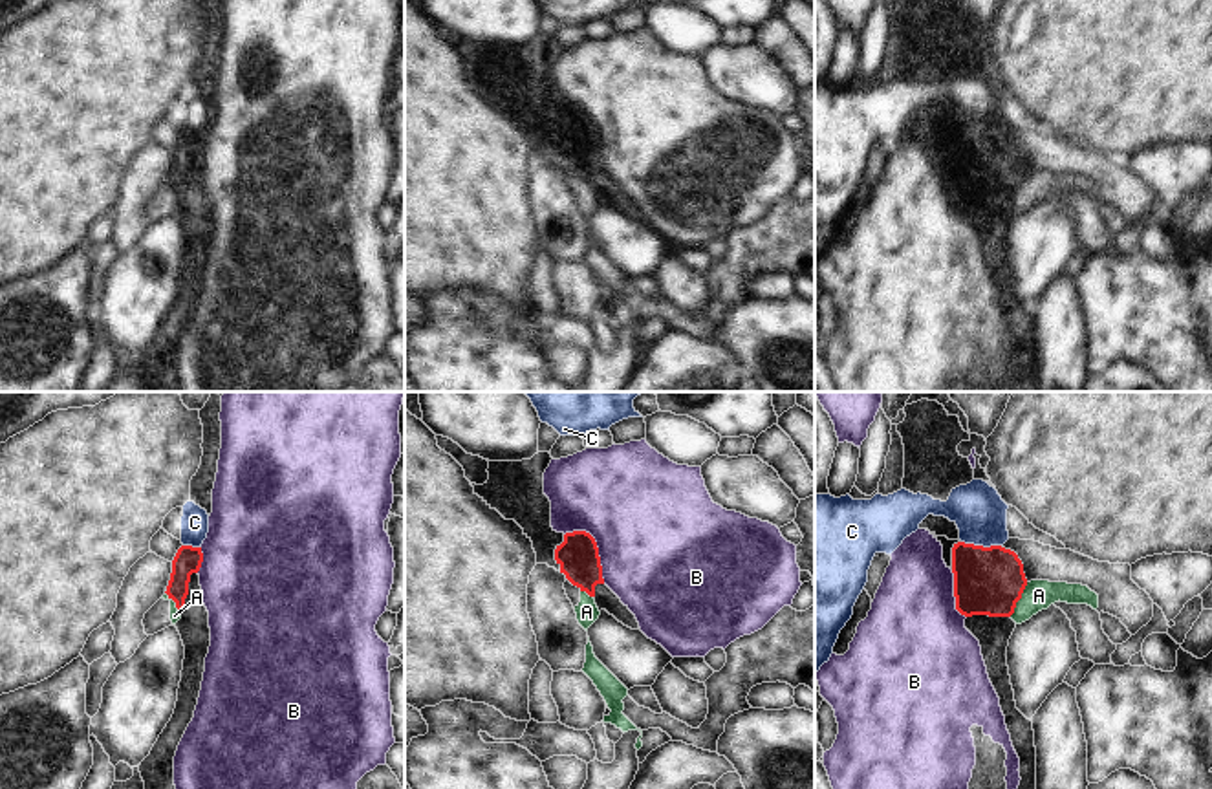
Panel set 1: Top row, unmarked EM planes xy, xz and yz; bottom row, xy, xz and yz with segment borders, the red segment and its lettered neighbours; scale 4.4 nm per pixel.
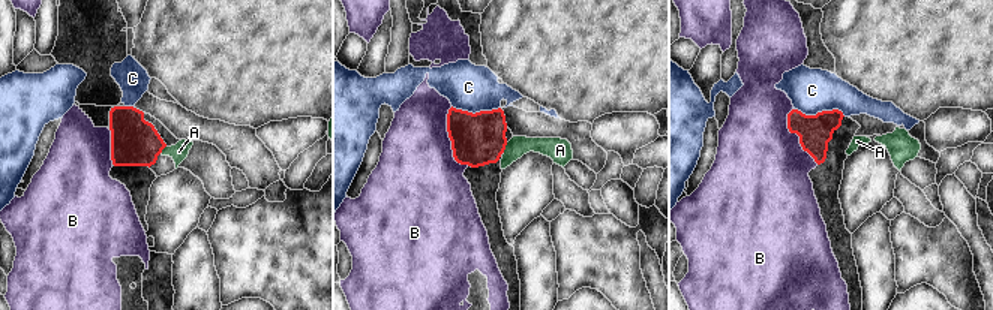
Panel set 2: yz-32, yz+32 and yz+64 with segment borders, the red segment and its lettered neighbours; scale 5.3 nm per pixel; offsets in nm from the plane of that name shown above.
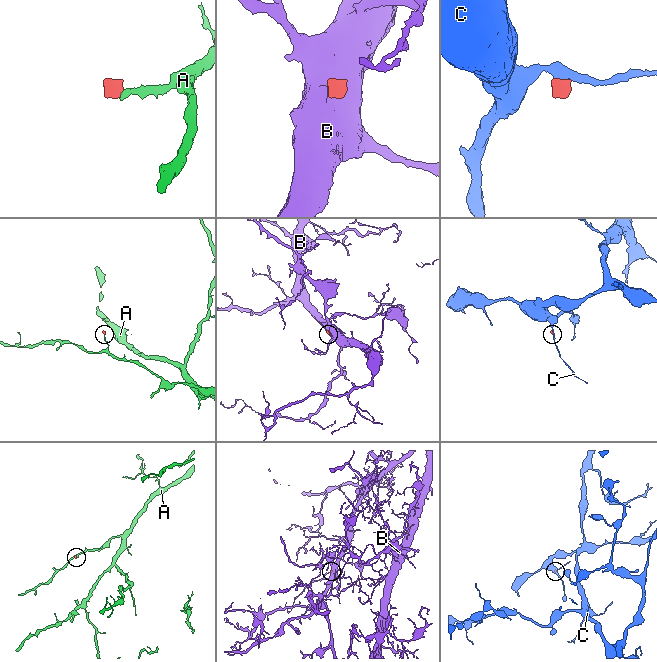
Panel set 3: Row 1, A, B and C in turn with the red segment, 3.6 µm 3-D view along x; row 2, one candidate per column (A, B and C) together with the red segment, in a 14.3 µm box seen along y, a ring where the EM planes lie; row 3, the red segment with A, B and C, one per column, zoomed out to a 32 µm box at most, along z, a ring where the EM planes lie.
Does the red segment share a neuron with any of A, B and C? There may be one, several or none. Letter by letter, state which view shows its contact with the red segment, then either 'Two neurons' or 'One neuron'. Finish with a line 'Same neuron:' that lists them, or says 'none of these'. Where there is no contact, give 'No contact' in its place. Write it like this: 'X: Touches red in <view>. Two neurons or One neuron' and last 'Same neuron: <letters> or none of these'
A: Touches red in yz. Two neurons
B: Touches red in xz. One neuron
C: Touches red in yz. Two neurons
Same neuron: B

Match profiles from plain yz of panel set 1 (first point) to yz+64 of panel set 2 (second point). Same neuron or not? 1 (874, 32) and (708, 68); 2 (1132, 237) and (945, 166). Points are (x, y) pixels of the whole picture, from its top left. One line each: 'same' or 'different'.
1: same
2: same

